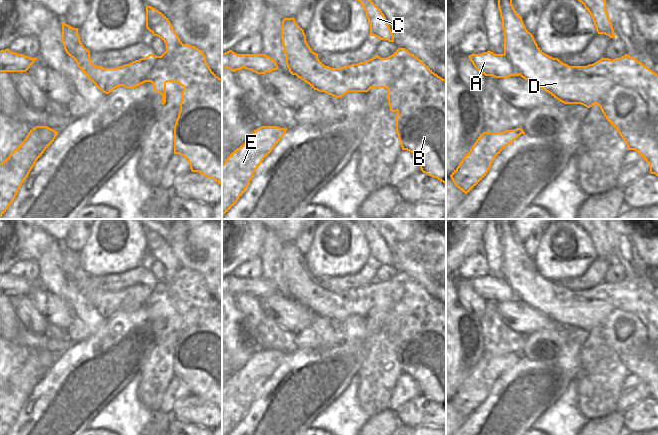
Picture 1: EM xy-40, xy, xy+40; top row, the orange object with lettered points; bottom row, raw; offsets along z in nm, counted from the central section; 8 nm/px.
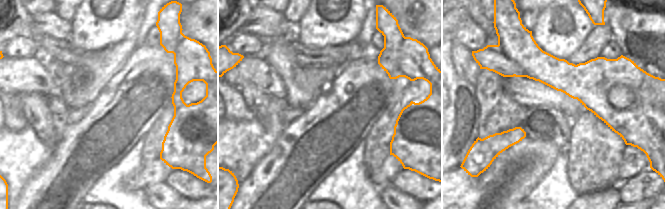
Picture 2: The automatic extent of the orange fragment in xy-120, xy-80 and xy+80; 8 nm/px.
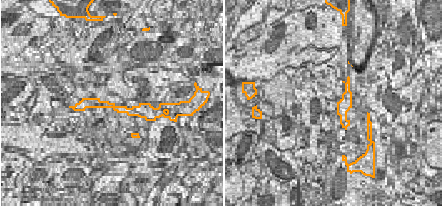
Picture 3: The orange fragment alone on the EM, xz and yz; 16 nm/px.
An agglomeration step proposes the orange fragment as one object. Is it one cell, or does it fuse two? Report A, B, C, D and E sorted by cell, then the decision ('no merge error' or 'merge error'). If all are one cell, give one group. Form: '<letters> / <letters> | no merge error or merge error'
A / B C D E | merge error

